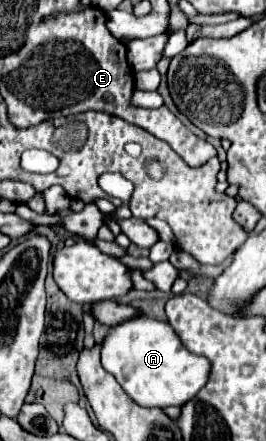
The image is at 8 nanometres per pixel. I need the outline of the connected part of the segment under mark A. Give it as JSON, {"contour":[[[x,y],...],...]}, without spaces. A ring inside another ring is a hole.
{"contour":[[[137,316],[113,326],[101,346],[101,364],[137,404],[159,408],[187,404],[209,382],[211,374],[211,362],[205,356],[191,354],[169,322],[149,316]]]}

